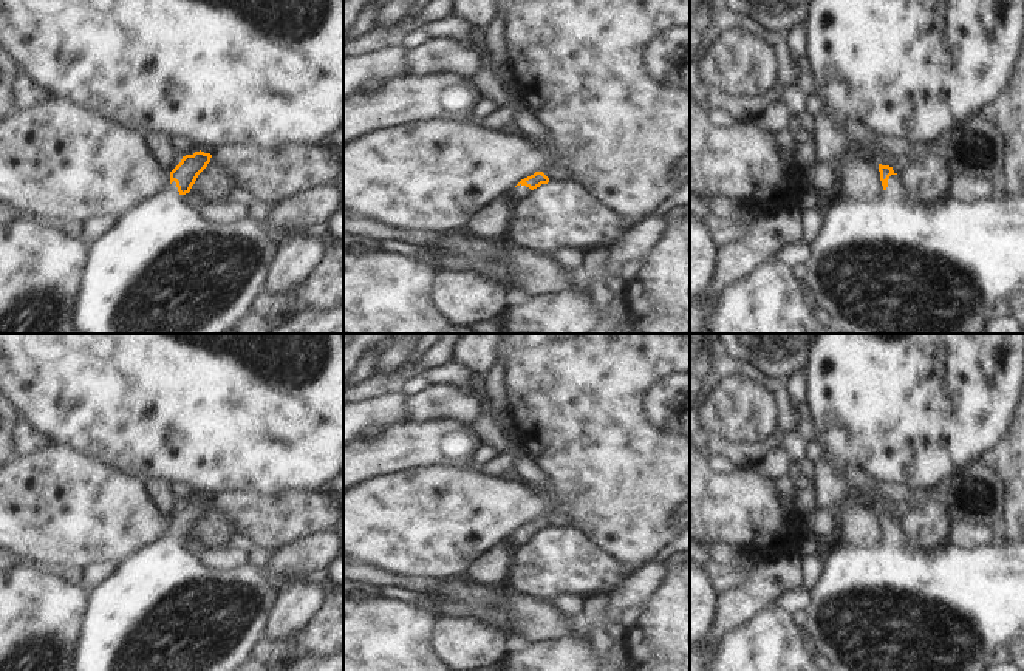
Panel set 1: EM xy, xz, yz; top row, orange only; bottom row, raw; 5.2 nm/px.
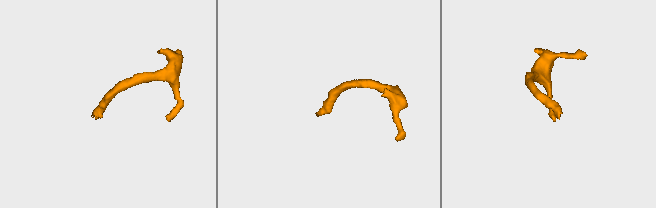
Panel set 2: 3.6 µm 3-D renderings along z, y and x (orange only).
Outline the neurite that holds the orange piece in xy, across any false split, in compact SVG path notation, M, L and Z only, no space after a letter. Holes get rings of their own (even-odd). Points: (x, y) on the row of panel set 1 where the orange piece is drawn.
M201 150L183 156L166 192L127 212L94 243L74 314L82 334L226 334L254 311L277 254L277 235L254 220L221 226L201 215L189 192L210 158Z

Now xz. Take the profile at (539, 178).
M535 172L534 175L521 179L517 184L517 187L512 190L515 203L520 203L521 199L527 198L534 189L548 182L549 182L549 178L543 172Z

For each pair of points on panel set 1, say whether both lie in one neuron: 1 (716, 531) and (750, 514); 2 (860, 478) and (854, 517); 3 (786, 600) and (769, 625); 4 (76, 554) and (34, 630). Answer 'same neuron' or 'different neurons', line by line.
1: same neuron
2: different neurons
3: different neurons
4: different neurons

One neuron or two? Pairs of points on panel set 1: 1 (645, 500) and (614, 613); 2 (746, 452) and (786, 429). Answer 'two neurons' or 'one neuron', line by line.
1: two neurons
2: one neuron

